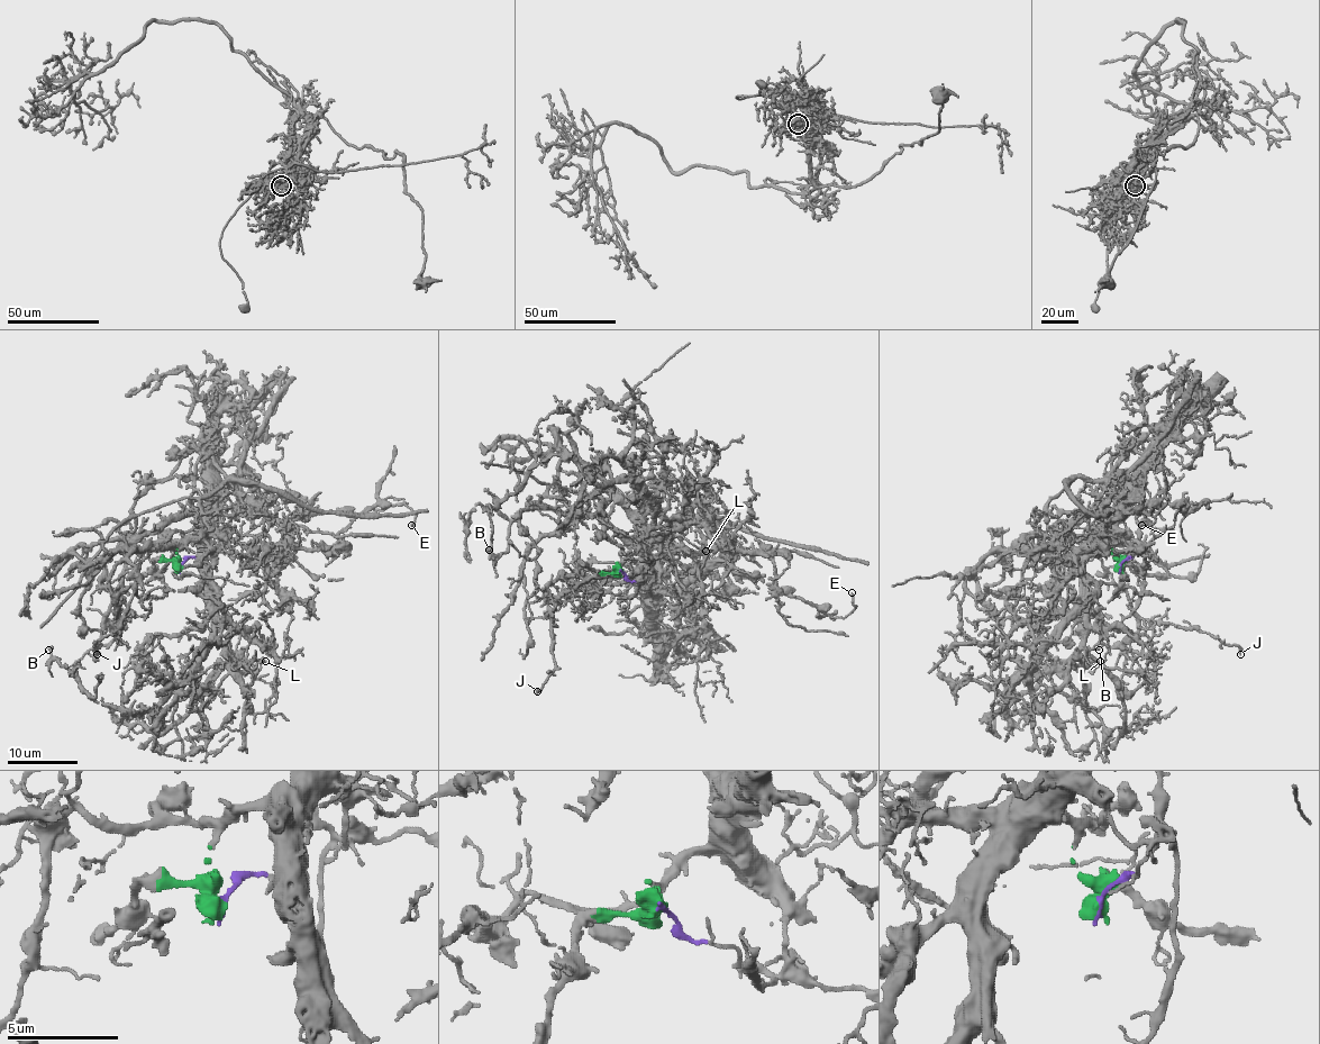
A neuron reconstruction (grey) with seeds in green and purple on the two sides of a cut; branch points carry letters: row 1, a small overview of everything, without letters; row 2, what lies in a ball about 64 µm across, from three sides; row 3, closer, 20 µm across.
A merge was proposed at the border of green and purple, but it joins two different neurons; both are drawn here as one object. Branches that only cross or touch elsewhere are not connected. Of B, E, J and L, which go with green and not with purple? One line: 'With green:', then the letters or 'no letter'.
With green: B, E, J, L

